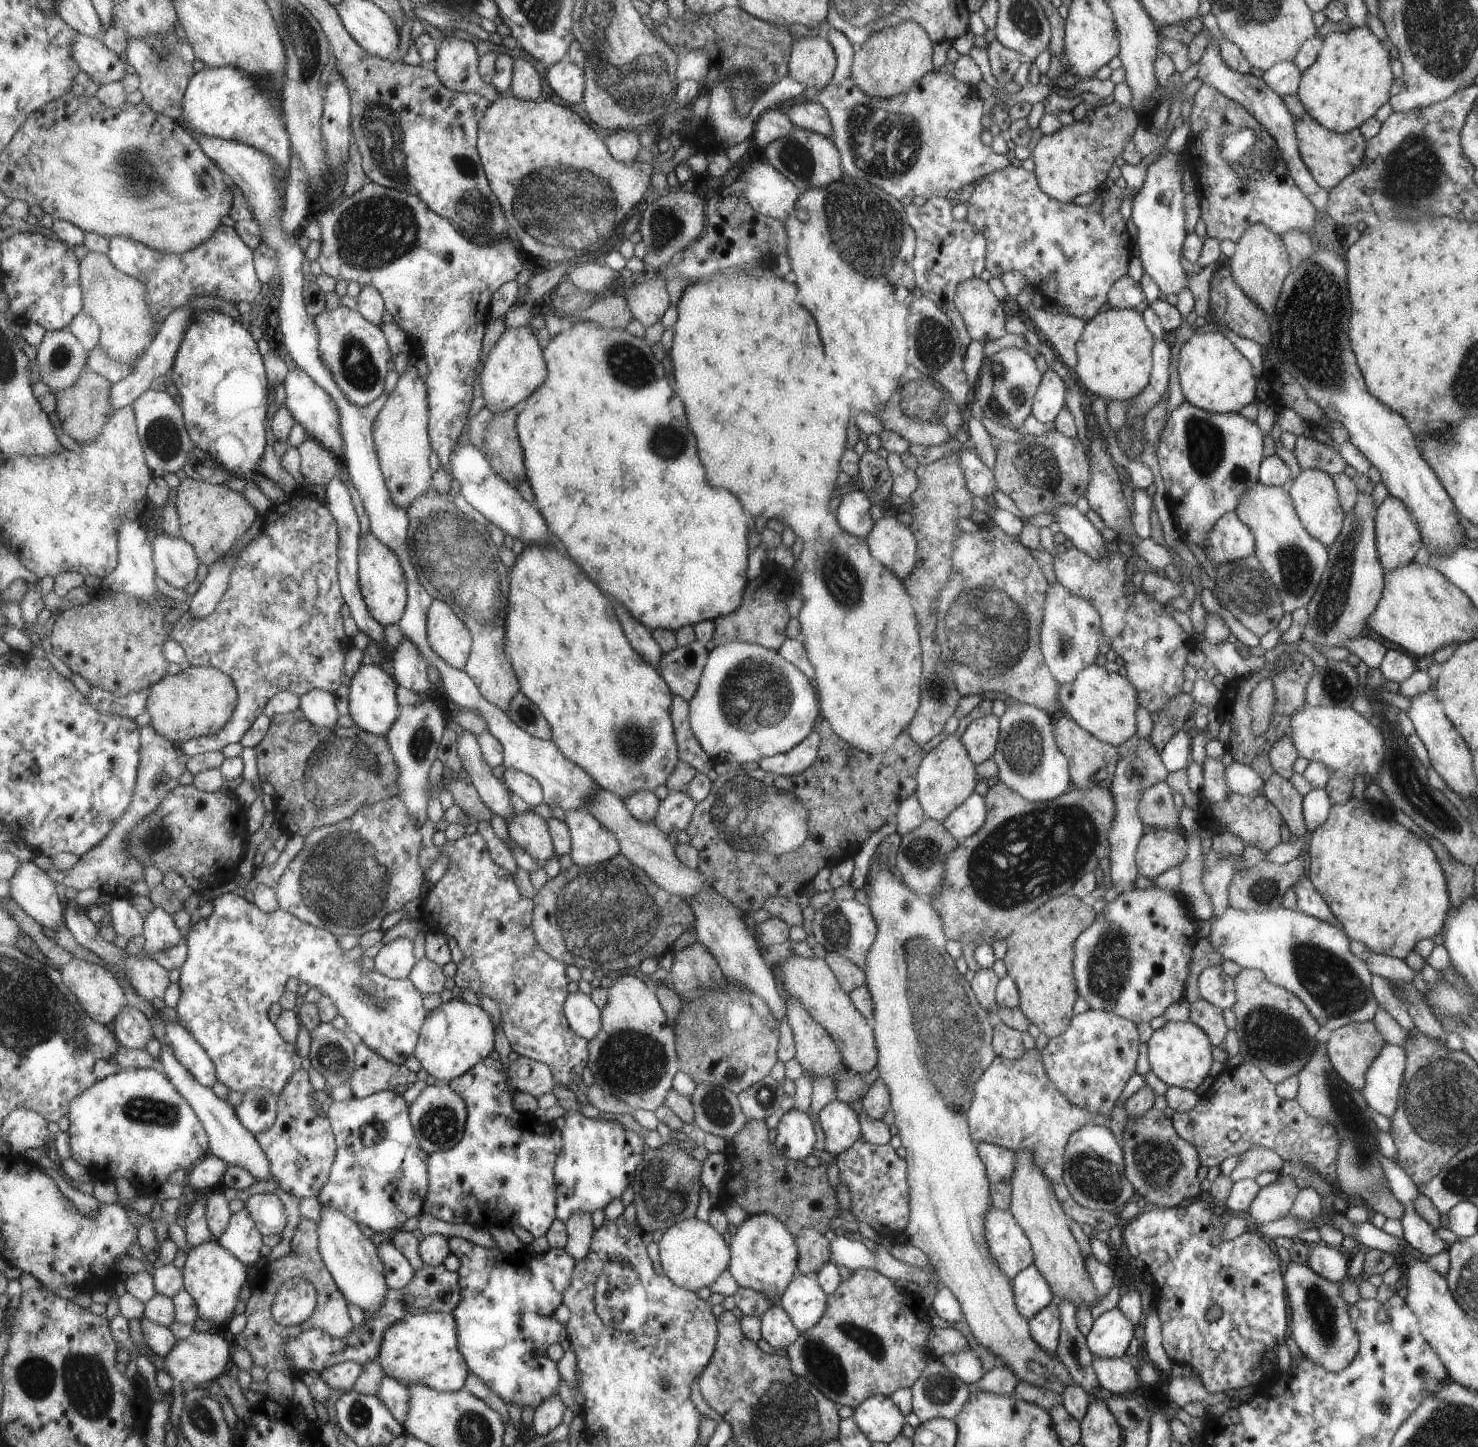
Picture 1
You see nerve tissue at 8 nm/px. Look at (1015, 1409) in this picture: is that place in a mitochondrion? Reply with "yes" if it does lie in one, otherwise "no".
no

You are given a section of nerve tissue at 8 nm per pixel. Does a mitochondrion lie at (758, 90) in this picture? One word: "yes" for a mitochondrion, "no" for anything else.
no

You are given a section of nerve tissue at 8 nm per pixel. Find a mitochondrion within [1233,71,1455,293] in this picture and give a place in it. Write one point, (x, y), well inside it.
(1409, 177)

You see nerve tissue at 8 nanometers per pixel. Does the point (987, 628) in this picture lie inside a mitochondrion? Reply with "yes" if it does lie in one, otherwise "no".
yes

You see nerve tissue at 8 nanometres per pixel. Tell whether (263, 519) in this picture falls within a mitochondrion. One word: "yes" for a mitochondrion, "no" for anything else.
no

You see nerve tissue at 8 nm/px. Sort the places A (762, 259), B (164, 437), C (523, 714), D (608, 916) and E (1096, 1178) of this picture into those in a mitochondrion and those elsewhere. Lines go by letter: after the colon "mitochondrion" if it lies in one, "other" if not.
A: mitochondrion
B: mitochondrion
C: mitochondrion
D: mitochondrion
E: mitochondrion

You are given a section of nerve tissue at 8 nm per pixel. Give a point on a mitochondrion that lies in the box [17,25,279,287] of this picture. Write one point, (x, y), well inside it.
(134, 166)

